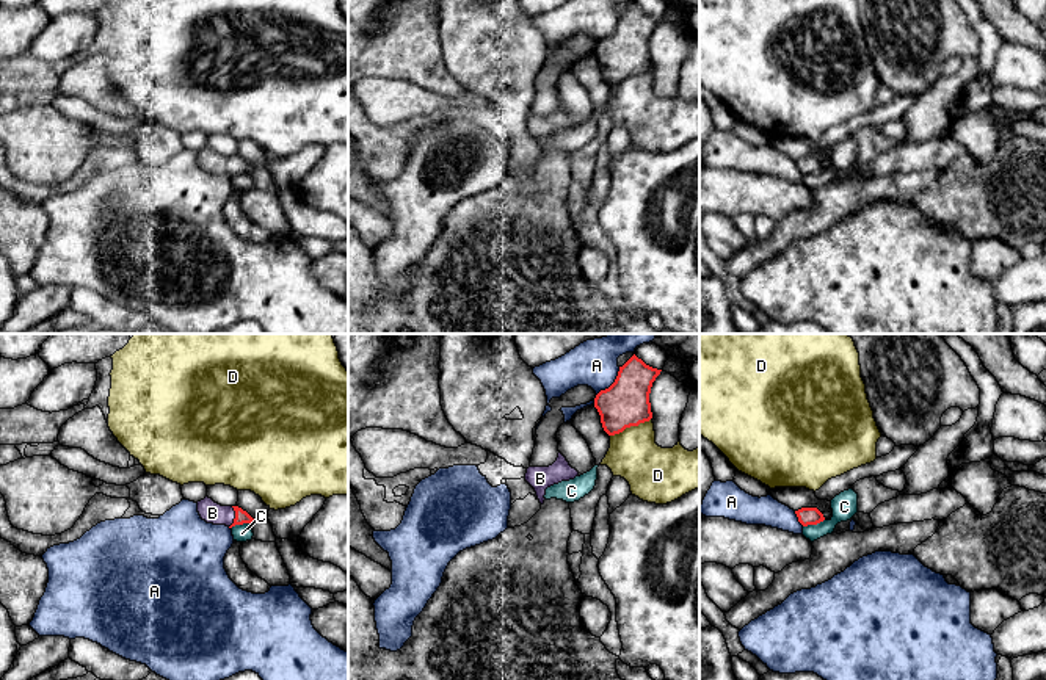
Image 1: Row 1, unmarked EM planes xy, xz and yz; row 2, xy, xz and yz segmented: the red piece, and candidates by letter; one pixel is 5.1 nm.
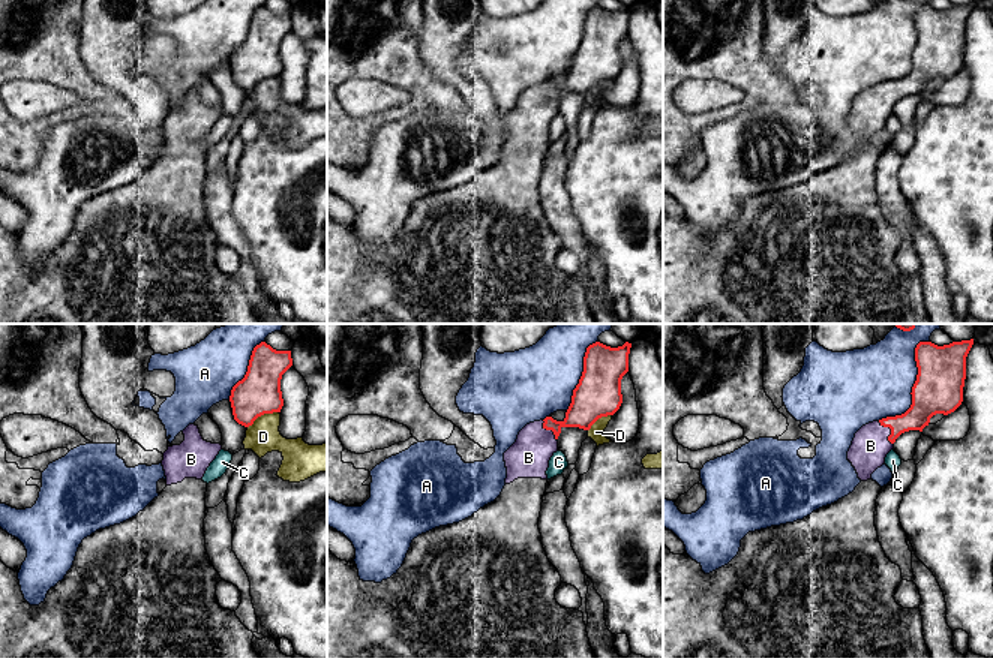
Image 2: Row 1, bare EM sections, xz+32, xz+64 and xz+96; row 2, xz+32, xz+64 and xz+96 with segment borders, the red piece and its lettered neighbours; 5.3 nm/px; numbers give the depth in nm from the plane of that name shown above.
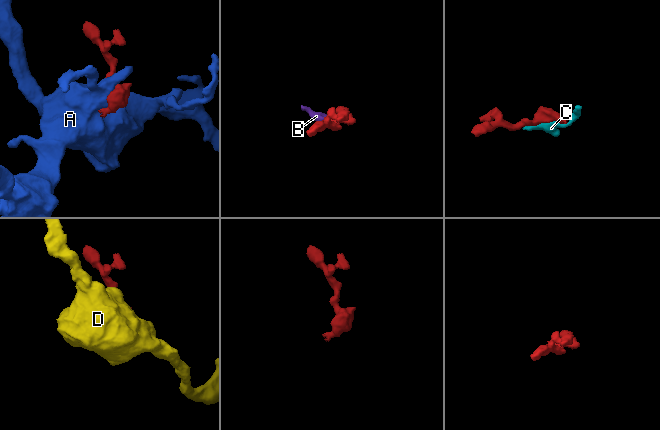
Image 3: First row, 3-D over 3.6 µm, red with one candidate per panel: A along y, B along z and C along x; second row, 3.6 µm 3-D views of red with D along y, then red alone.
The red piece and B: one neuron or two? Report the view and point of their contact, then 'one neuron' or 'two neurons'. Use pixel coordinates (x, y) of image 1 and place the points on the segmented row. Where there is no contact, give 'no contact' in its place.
xy (236, 517) | one neuron

